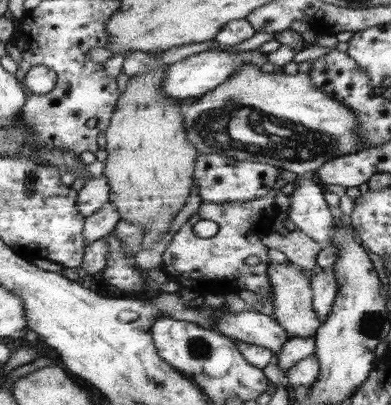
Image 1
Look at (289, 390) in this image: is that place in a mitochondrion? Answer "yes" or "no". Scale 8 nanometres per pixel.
no

